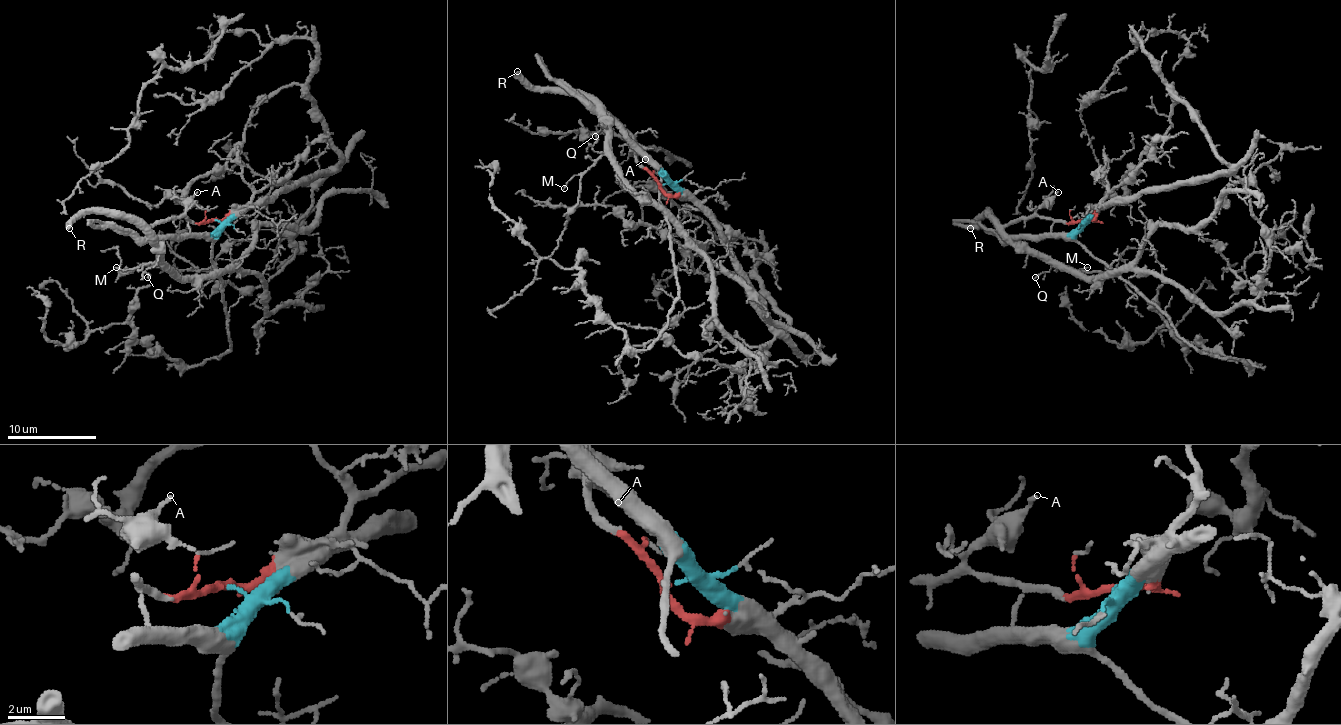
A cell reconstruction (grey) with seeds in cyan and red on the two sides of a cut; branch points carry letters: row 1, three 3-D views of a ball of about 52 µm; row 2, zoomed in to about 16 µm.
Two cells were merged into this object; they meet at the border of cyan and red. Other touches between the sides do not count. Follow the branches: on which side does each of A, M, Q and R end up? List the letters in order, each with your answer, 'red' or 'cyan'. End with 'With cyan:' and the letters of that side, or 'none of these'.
A: red
M: red
Q: red
R: red
With cyan: none of these

